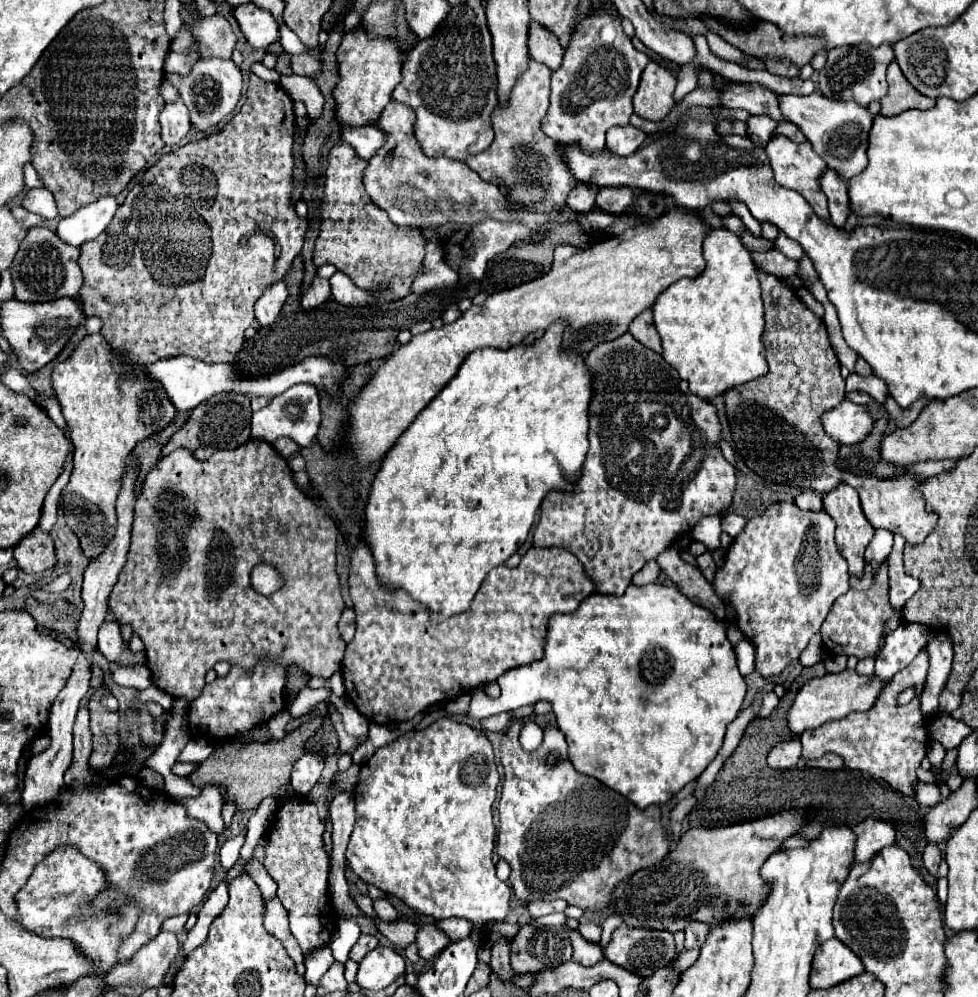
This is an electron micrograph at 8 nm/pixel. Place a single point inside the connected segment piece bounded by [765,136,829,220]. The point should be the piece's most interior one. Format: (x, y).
(796, 166)

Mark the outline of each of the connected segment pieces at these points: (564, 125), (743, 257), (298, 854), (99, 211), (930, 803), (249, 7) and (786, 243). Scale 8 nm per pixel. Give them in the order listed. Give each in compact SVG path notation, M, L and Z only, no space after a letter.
M591 14L575 30L563 64L551 76L551 104L541 122L541 130L563 144L583 144L583 148L603 150L605 134L611 126L627 126L633 114L631 98L639 86L641 72L649 56L635 50L621 28L621 20L609 14Z
M713 228L703 242L703 250L707 260L705 272L695 280L683 278L669 286L657 298L653 306L653 318L655 328L663 340L663 358L667 360L667 364L671 364L679 372L679 376L689 384L689 390L695 396L703 400L713 400L715 396L725 394L725 390L729 388L765 376L769 368L761 342L765 330L761 286L757 278L757 266L751 260L749 250L733 232L725 228Z
M293 796L277 810L265 836L265 868L277 882L277 896L289 914L291 934L299 942L303 954L311 954L313 950L325 946L337 922L329 896L325 894L329 858L323 848L323 830L325 824L319 820L315 804L303 802L301 796Z
M113 196L99 198L93 204L83 206L83 210L77 210L69 218L63 218L55 230L55 234L67 242L69 246L79 248L81 244L97 238L115 216L117 202Z
M917 780L915 782L915 800L921 808L933 808L943 800L943 796L941 796L937 784L925 784L925 782Z
M241 4L235 8L235 20L253 48L267 48L279 40L279 26L273 14L257 4Z
M779 234L775 248L777 248L777 250L781 250L787 258L793 258L793 260L797 260L797 262L803 258L803 250L801 250L801 246L799 246L797 242L793 242L793 240L785 238L785 234Z

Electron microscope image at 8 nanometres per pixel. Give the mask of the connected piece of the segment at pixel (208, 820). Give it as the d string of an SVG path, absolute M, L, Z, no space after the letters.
M207 784L203 786L203 792L199 798L187 798L187 800L179 800L189 816L205 822L217 836L223 834L227 830L227 826L223 824L221 818L221 796L219 796L219 788L215 784Z

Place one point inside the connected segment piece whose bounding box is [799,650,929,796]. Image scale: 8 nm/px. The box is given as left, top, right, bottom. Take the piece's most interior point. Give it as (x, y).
(889, 742)

